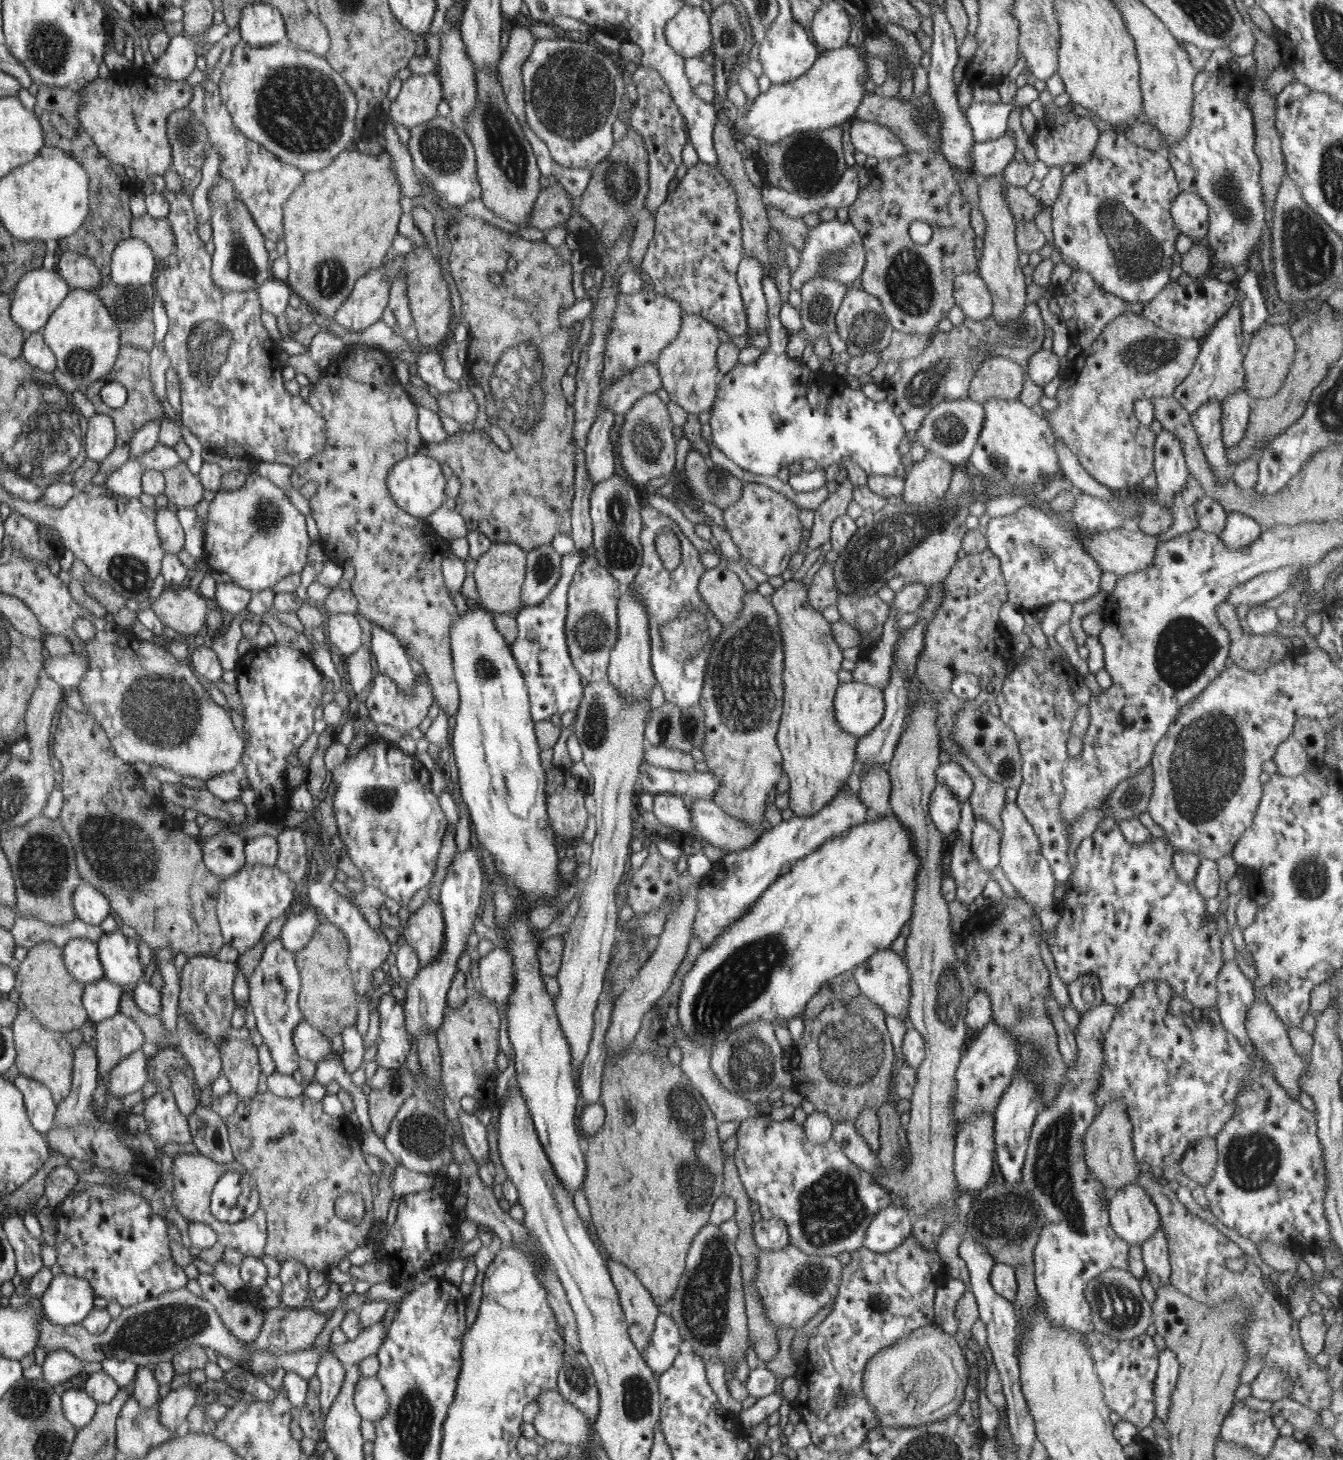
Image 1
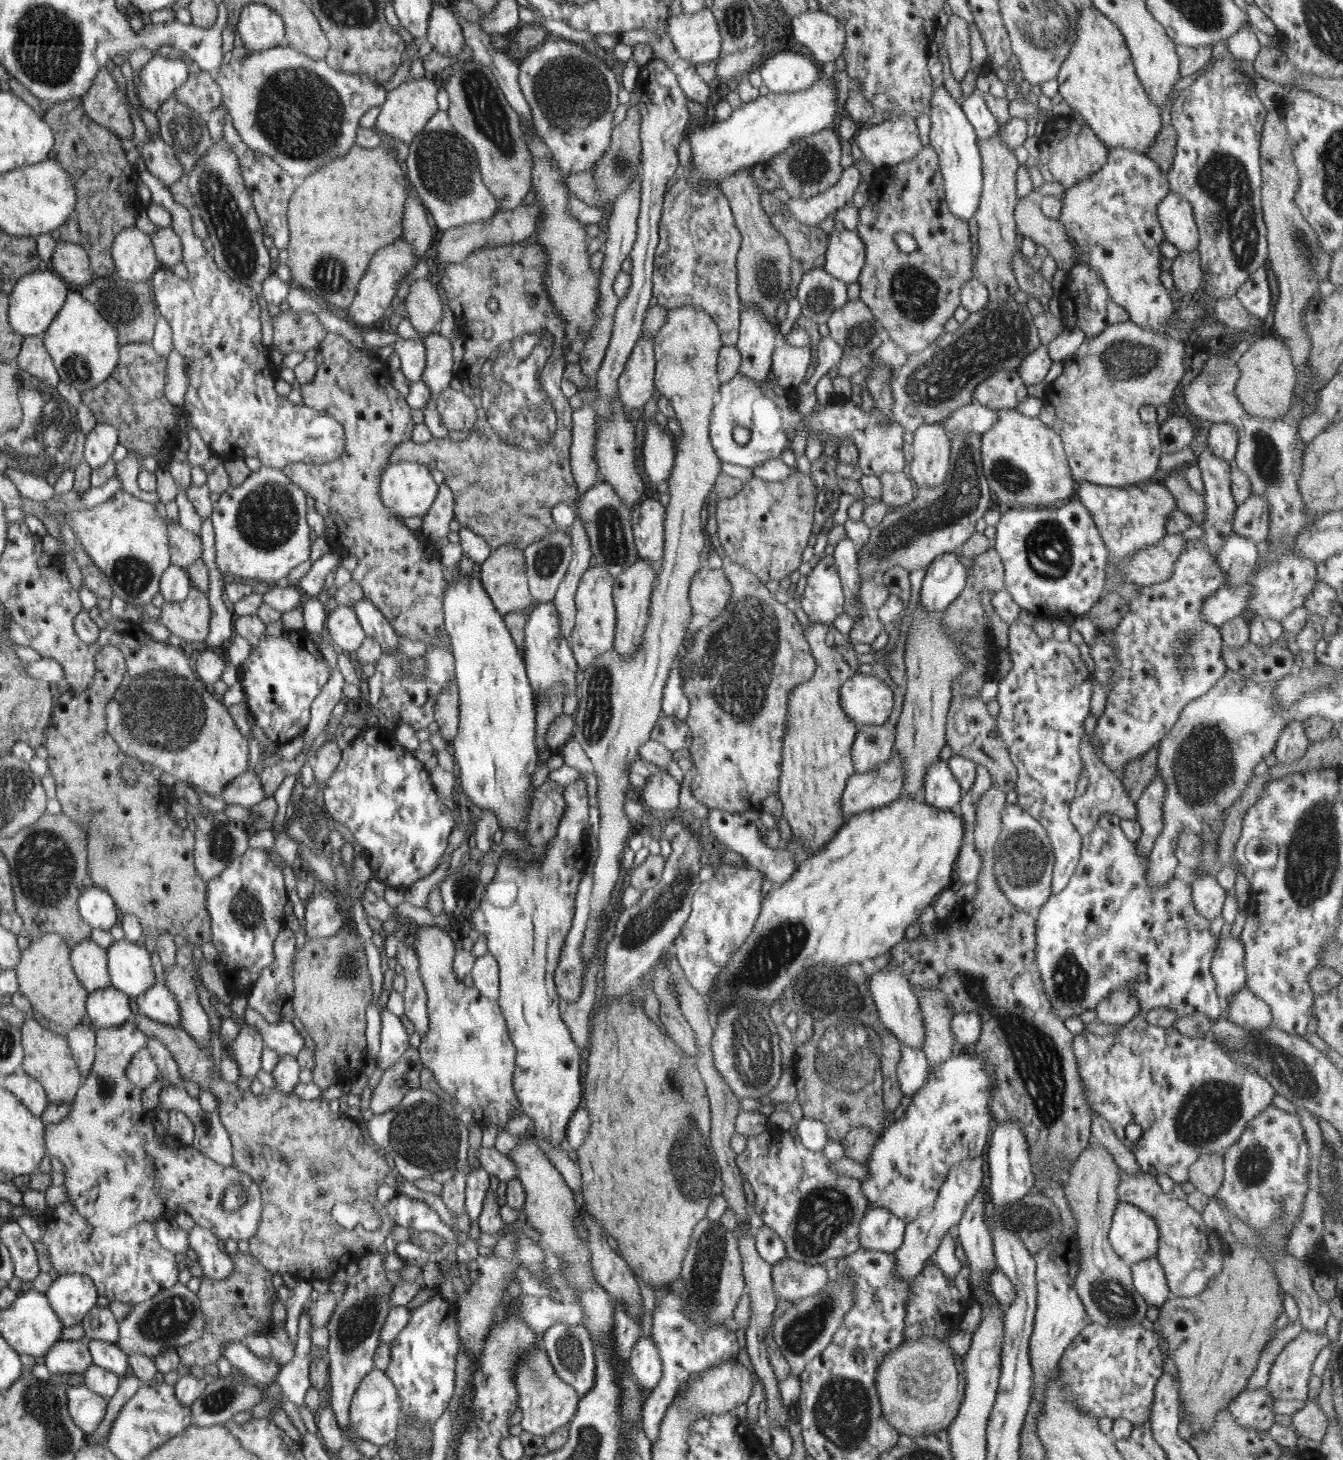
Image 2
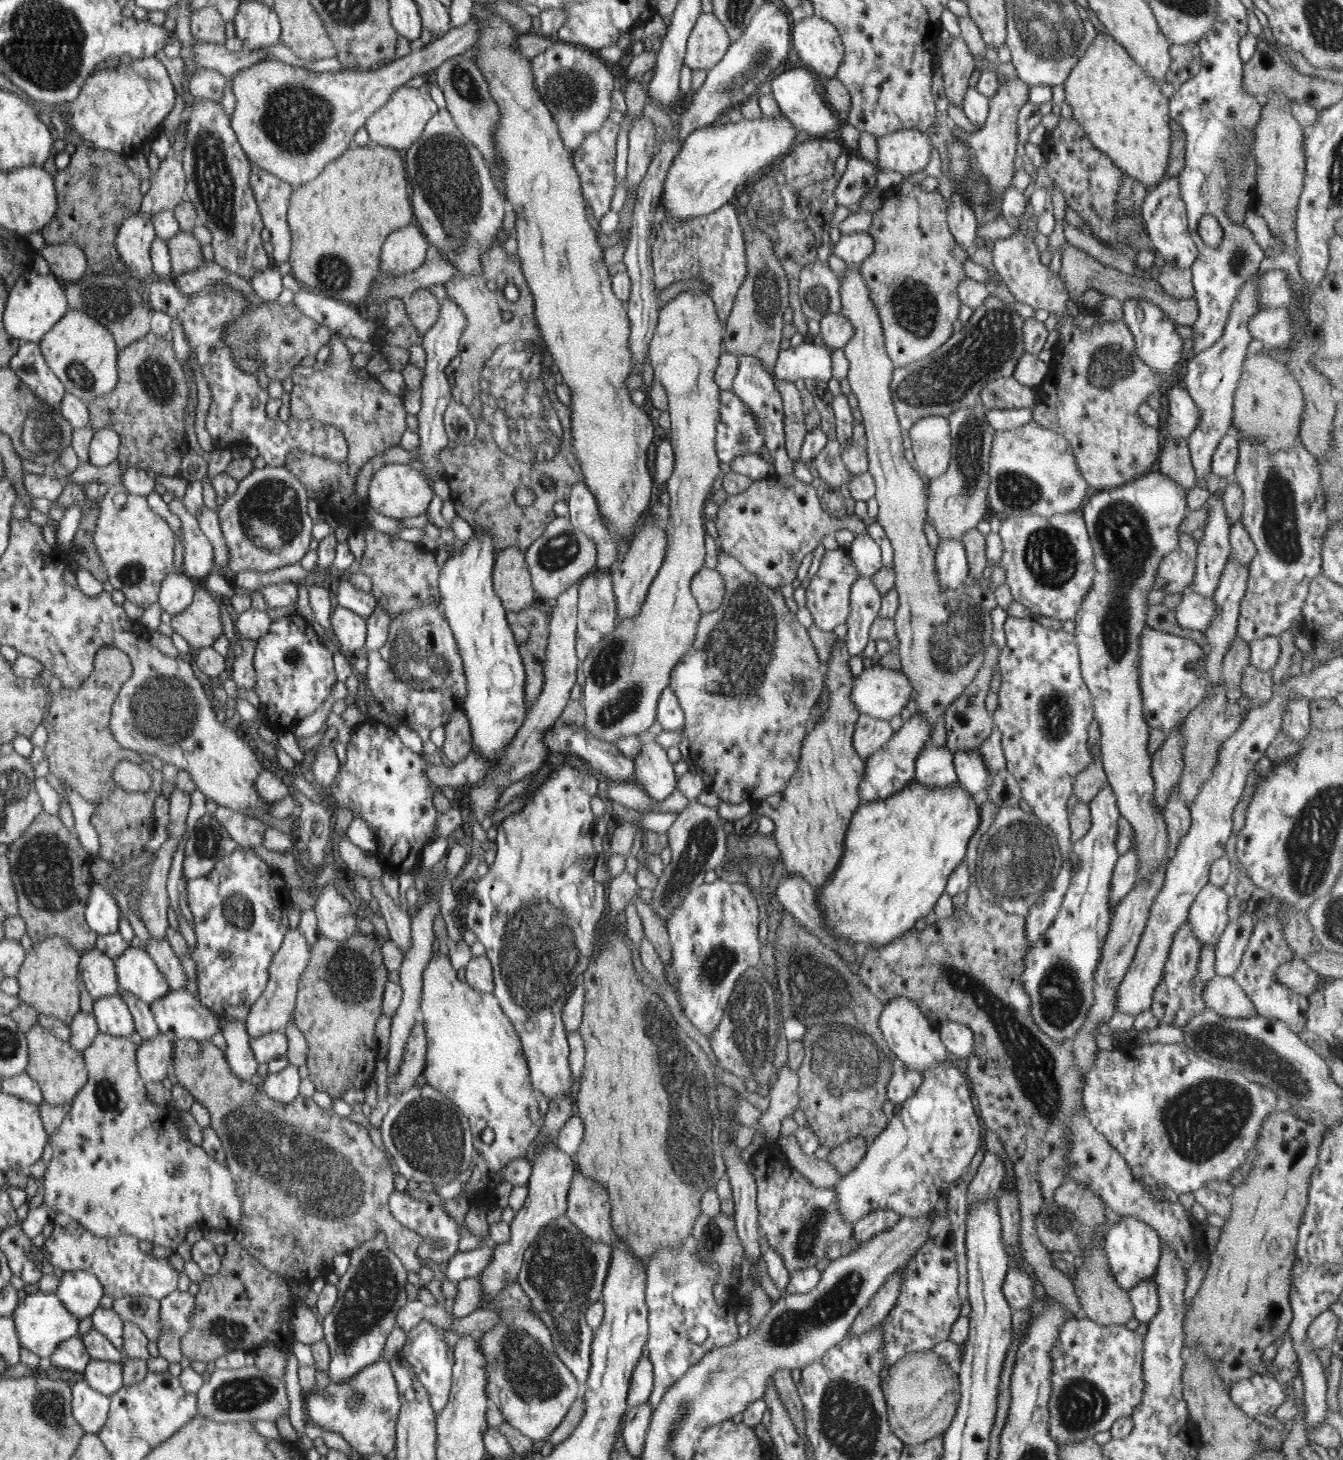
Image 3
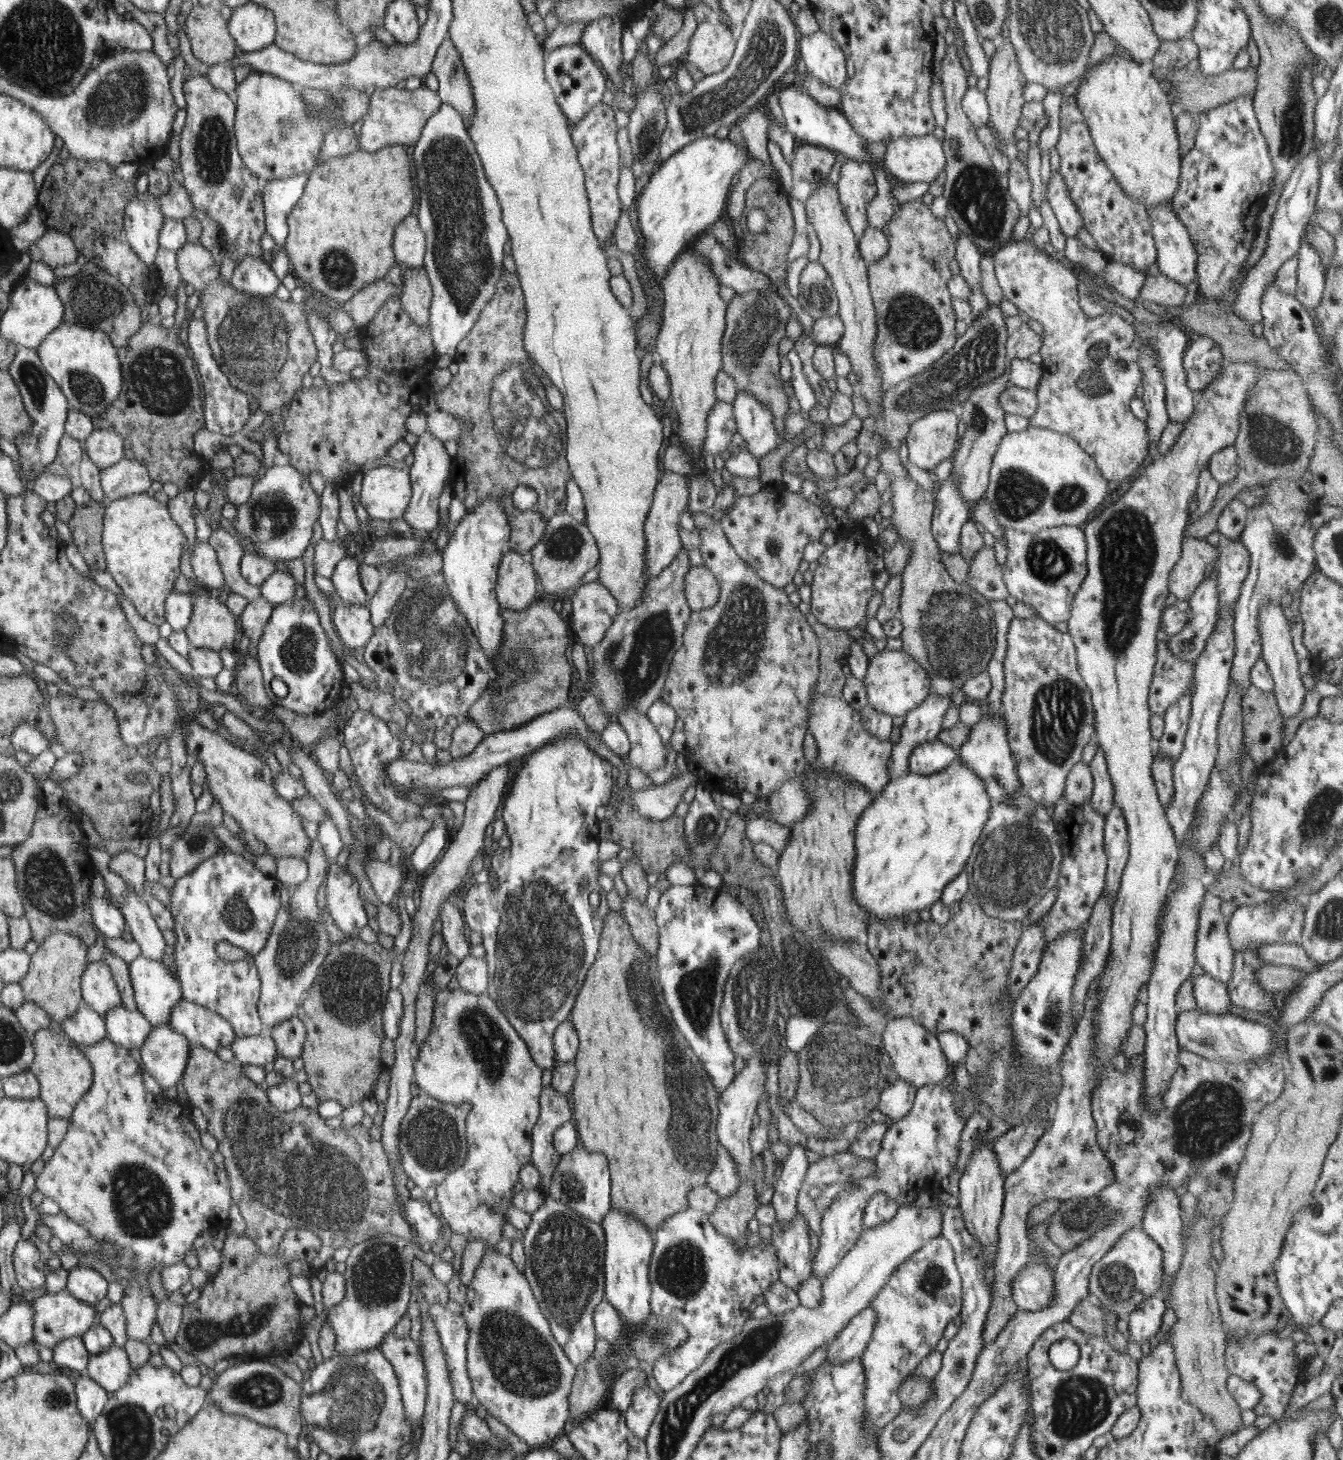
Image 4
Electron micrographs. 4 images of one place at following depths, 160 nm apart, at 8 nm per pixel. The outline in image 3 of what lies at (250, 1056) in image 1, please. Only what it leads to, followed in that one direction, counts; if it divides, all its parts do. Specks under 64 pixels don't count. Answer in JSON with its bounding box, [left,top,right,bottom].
[245,927,312,1038]

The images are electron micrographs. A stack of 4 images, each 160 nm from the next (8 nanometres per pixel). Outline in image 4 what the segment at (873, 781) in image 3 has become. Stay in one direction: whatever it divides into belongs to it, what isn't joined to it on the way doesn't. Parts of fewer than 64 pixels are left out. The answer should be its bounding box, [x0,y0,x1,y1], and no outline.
[887,692,951,781]

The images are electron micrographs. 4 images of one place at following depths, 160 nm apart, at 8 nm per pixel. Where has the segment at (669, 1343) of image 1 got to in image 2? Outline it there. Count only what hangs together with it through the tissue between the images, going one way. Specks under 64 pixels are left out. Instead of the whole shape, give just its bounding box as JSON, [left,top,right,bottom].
[629,1336,663,1393]

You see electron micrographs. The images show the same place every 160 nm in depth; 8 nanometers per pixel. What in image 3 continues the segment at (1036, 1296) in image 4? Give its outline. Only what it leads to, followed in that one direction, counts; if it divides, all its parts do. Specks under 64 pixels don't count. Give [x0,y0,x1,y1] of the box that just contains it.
[1002,1266,1034,1312]

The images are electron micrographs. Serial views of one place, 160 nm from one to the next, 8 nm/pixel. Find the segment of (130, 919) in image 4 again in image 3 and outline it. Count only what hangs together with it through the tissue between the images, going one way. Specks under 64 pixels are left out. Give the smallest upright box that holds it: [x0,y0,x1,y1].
[148,938,186,991]

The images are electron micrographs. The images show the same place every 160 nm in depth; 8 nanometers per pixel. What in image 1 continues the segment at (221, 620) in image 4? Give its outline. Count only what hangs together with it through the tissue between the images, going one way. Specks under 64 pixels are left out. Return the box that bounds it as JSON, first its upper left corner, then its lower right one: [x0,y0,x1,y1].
[151,588,209,640]

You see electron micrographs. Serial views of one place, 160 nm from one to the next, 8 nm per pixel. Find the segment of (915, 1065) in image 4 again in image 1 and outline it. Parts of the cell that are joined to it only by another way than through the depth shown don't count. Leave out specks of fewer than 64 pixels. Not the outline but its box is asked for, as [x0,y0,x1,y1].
[853,948,911,1021]

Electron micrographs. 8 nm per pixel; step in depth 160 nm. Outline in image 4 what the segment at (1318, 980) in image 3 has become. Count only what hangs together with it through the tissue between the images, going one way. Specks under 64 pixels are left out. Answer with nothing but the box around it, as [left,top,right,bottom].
[1256,963,1306,993]

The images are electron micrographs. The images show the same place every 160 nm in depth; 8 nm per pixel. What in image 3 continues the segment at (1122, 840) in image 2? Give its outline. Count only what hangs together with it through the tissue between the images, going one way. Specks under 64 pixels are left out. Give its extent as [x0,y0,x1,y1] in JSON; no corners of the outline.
[1021,782,1207,1041]

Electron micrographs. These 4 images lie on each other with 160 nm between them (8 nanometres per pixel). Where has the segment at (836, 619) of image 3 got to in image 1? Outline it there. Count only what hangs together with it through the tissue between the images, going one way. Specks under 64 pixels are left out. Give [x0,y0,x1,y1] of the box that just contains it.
[809,563,840,612]

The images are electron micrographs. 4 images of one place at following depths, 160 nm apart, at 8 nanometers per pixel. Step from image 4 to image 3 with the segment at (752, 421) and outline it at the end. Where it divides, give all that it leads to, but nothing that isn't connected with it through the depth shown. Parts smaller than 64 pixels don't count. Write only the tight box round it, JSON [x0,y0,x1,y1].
[733,356,794,475]

